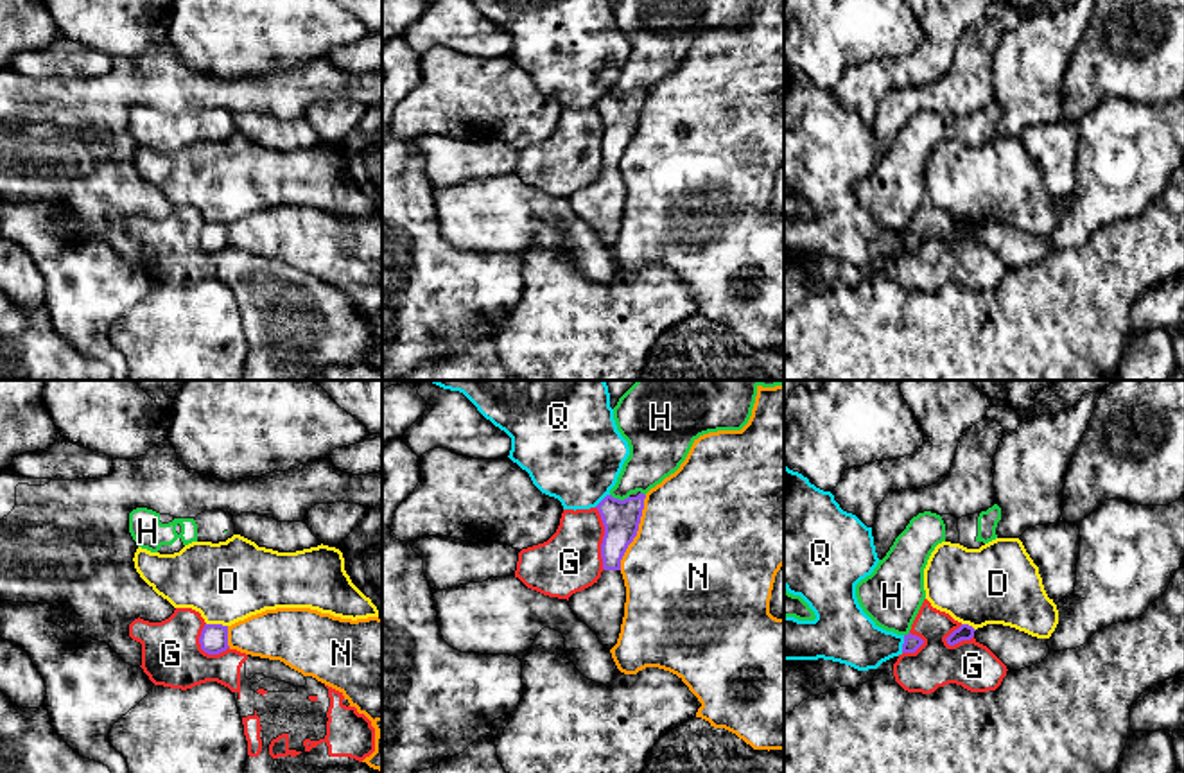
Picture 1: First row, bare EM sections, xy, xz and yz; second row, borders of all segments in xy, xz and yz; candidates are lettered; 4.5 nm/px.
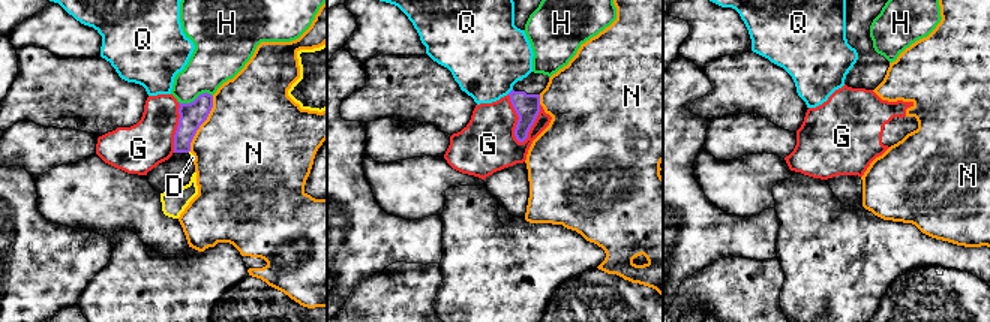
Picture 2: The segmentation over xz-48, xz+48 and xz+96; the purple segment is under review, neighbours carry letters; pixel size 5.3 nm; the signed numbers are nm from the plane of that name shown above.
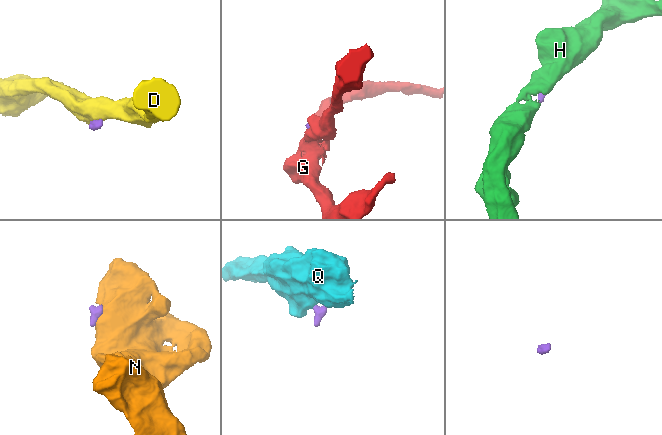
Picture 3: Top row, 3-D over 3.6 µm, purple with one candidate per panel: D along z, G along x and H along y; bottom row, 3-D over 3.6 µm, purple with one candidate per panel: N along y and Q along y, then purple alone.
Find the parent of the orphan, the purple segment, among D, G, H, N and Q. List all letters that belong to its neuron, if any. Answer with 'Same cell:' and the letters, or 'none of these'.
Same cell: none of these

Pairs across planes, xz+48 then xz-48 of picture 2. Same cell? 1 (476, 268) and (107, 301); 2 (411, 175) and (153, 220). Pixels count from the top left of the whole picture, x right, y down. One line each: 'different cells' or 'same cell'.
1: same cell
2: same cell

